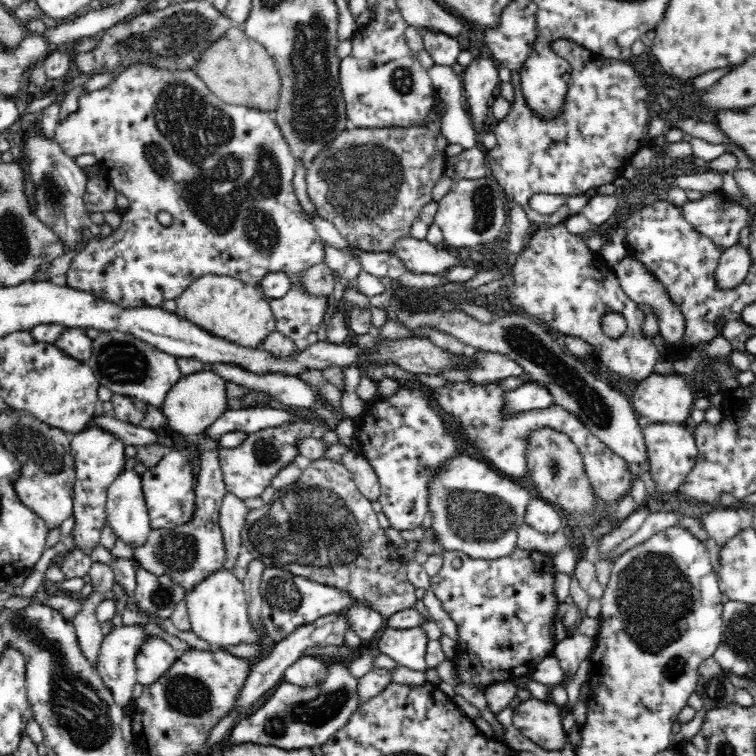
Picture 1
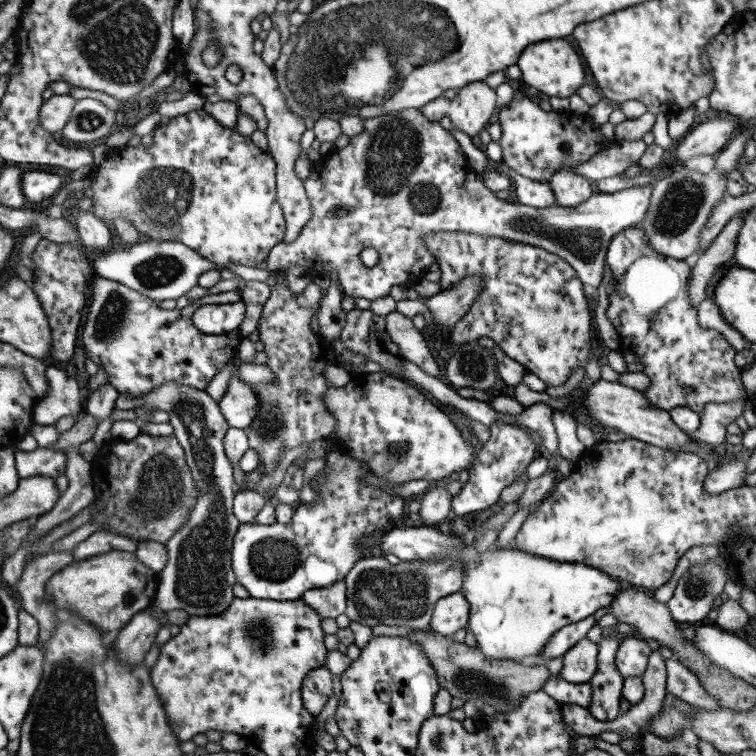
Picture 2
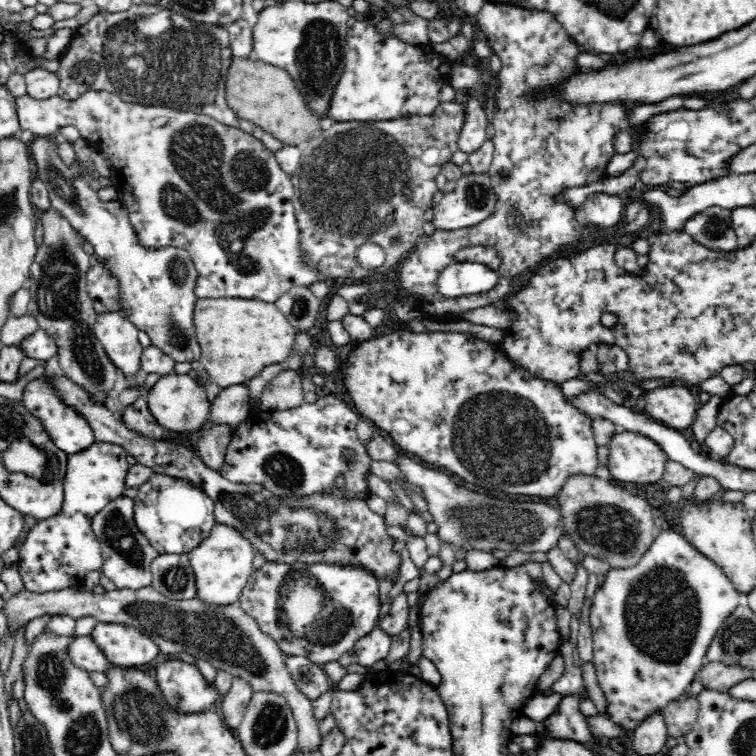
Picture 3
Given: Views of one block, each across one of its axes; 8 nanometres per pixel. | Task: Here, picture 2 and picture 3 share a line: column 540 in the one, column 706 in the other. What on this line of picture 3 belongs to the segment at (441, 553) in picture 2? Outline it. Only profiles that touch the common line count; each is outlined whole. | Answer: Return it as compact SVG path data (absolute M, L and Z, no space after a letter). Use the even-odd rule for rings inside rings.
M665 529L660 532L650 549L642 556L639 562L626 568L610 569L605 575L603 584L596 589L590 607L590 626L593 636L593 660L595 666L598 684L606 696L606 718L621 726L626 733L622 736L630 737L635 731L636 726L646 716L654 711L662 712L663 708L671 701L689 692L692 681L698 676L699 670L706 662L707 650L710 643L716 636L721 624L738 608L740 604L740 593L734 588L728 575L714 562L710 561L704 554L700 553L684 535Z

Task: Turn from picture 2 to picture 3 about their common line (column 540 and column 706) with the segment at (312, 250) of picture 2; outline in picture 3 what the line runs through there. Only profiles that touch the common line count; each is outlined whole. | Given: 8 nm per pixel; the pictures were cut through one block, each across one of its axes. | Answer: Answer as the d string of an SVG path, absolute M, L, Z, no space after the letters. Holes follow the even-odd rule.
M706 208L687 220L683 231L698 244L710 250L724 252L740 250L731 214L732 210L726 208Z

